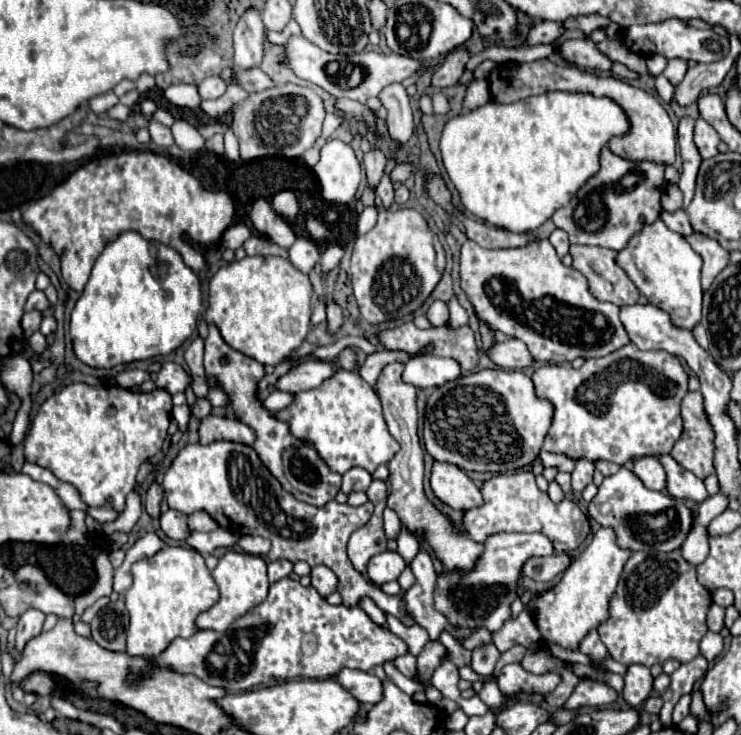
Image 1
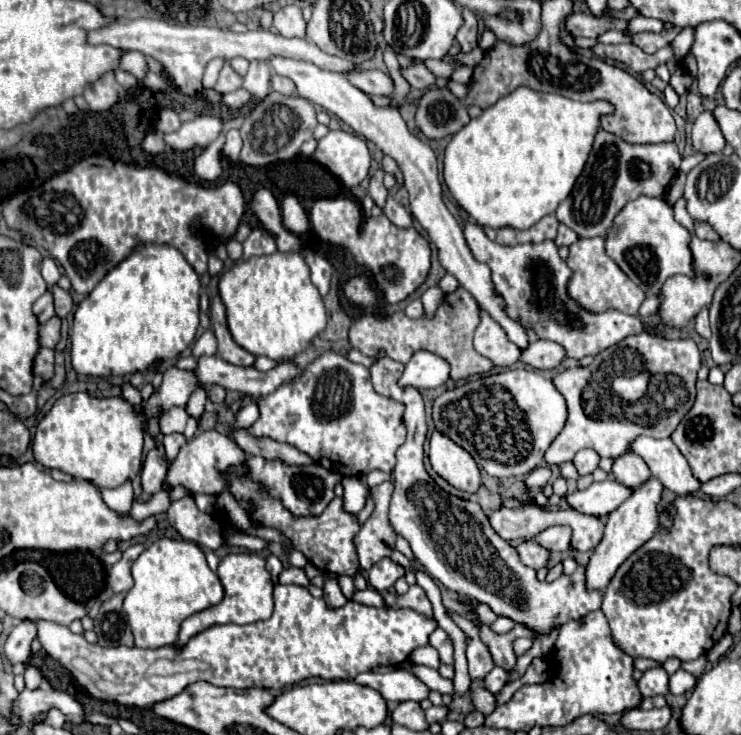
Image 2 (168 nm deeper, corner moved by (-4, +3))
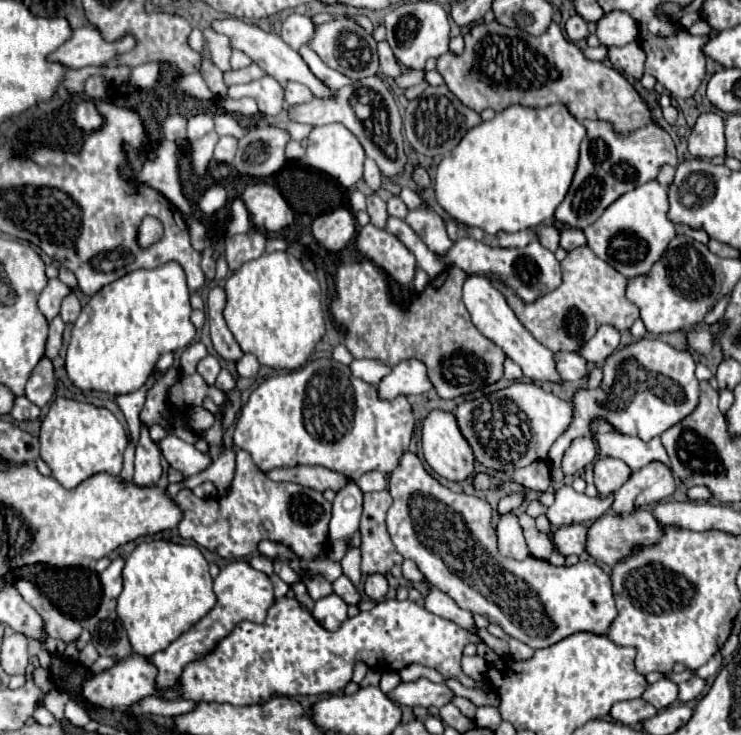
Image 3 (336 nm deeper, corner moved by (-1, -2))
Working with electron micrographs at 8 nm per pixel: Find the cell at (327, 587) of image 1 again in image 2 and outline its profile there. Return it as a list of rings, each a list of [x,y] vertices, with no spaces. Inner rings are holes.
[[[326,580],[326,584],[324,584],[324,596],[322,598],[324,598],[324,602],[326,602],[328,608],[340,608],[340,606],[344,606],[348,602],[336,580]]]

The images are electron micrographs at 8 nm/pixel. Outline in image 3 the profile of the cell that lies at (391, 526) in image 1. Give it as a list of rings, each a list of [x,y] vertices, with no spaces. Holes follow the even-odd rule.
[[[405,559],[405,561],[403,561],[403,577],[409,579],[411,583],[417,583],[417,581],[423,579],[421,571],[417,569],[417,565],[415,565],[411,559]]]

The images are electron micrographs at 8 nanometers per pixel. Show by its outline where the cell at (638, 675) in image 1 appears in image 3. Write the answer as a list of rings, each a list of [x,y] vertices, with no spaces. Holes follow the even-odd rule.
[[[661,679],[653,685],[649,685],[649,689],[643,693],[643,699],[661,711],[677,699],[677,685],[671,683],[669,679]]]

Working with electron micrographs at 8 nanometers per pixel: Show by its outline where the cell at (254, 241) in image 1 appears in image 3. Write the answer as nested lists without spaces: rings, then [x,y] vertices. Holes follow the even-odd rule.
[[[249,231],[249,233],[243,233],[243,235],[227,237],[225,257],[227,257],[229,269],[235,271],[243,263],[261,257],[265,253],[265,243],[267,243],[267,237],[261,231]]]

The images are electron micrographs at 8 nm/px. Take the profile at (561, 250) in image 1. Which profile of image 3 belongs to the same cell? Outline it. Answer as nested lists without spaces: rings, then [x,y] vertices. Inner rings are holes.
[[[565,229],[565,231],[561,231],[561,241],[559,243],[565,251],[573,251],[575,247],[585,245],[587,239],[585,239],[583,231],[579,231],[579,229]]]

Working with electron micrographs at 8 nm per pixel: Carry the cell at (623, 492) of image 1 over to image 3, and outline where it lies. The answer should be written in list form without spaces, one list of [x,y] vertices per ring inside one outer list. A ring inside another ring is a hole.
[[[565,485],[557,489],[555,503],[547,509],[547,517],[555,527],[573,525],[573,523],[591,523],[603,517],[611,505],[613,505],[613,495],[589,497]]]

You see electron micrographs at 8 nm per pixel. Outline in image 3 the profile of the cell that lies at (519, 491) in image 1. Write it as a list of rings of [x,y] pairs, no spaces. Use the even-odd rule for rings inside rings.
[[[637,511],[631,517],[617,517],[617,515],[603,515],[589,527],[589,537],[585,541],[585,551],[605,565],[615,565],[623,557],[627,557],[635,547],[647,547],[657,543],[659,539],[659,527],[655,517],[649,511]]]

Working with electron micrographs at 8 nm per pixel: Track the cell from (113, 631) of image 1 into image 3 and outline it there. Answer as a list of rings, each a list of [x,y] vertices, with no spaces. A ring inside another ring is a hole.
[[[105,599],[97,613],[87,621],[87,627],[91,631],[91,643],[97,647],[99,655],[109,657],[125,657],[133,651],[125,627],[115,613],[115,601]]]

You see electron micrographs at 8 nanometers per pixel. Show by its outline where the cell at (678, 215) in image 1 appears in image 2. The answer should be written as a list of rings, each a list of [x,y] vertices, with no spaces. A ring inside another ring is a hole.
[[[696,222],[696,236],[702,240],[712,240],[712,242],[720,240],[718,232],[710,224],[704,224],[704,222]]]

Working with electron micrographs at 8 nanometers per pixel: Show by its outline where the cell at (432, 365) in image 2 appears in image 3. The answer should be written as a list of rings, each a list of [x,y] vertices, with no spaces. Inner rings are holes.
[[[417,359],[401,361],[391,373],[377,385],[381,399],[395,399],[399,395],[419,395],[433,389],[425,365]]]

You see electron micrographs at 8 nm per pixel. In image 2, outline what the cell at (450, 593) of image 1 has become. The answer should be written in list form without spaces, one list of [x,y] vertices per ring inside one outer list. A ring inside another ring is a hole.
[[[550,526],[544,532],[536,534],[532,538],[532,542],[538,542],[546,550],[568,552],[570,550],[570,538],[572,538],[572,528],[570,526]]]

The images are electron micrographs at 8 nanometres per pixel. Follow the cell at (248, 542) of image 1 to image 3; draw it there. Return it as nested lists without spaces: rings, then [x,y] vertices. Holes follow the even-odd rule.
[[[275,561],[275,573],[277,573],[287,585],[299,581],[299,573],[295,573],[289,565],[285,565],[285,563],[281,563],[281,561]]]

